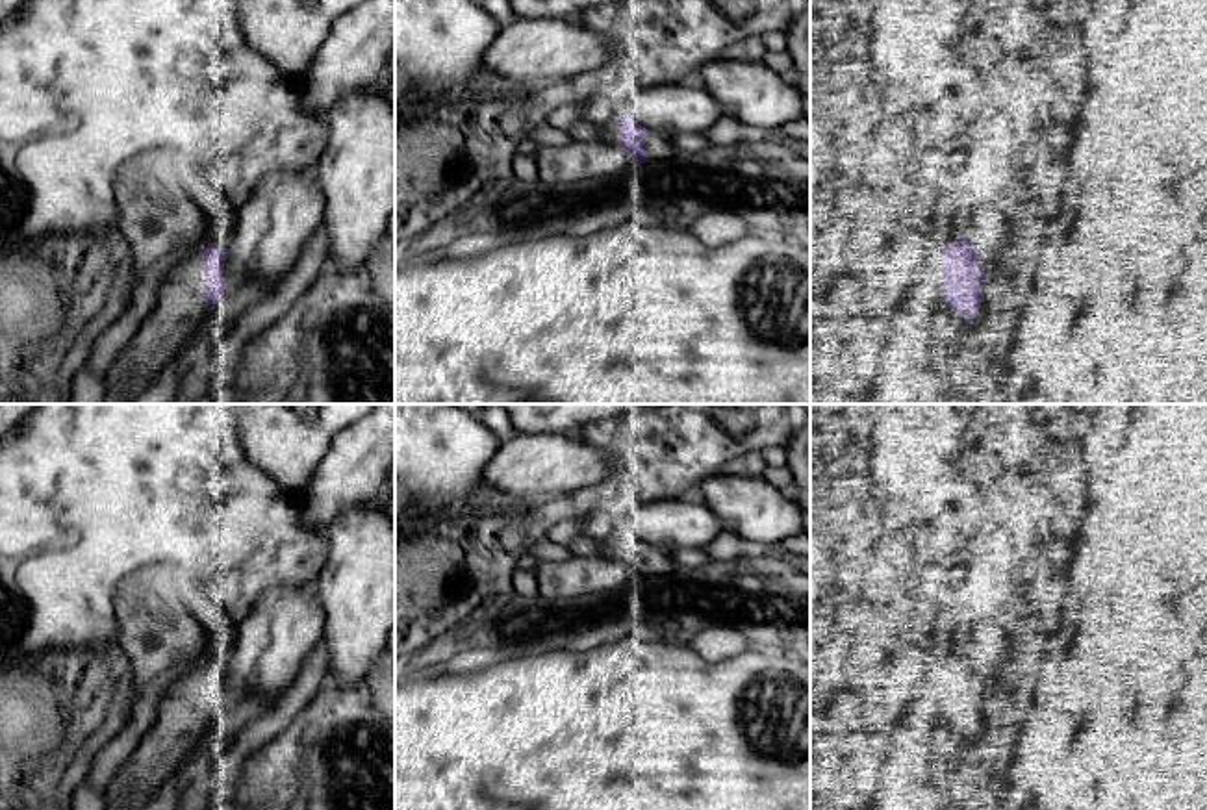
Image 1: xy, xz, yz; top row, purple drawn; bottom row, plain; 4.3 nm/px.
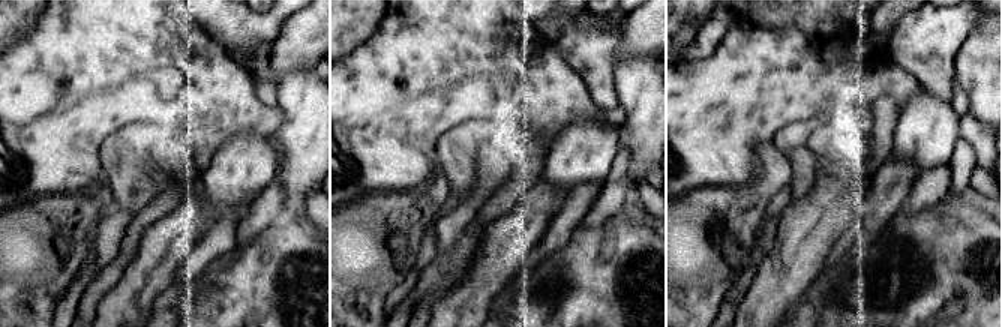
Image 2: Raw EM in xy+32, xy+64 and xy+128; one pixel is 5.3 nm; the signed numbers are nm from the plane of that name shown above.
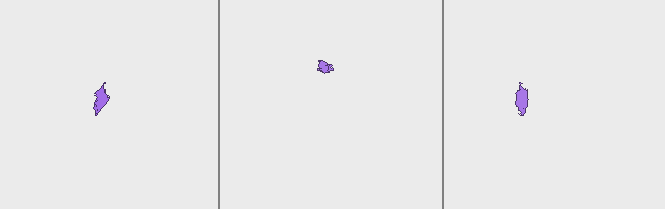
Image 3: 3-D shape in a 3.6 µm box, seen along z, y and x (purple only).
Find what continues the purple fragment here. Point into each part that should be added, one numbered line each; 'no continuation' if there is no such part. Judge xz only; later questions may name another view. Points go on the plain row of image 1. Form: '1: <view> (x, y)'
1: xz (610, 549)
2: xz (659, 562)

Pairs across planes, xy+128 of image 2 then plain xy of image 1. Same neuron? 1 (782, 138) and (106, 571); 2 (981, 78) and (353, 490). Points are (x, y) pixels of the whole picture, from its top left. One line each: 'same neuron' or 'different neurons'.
1: different neurons
2: different neurons

